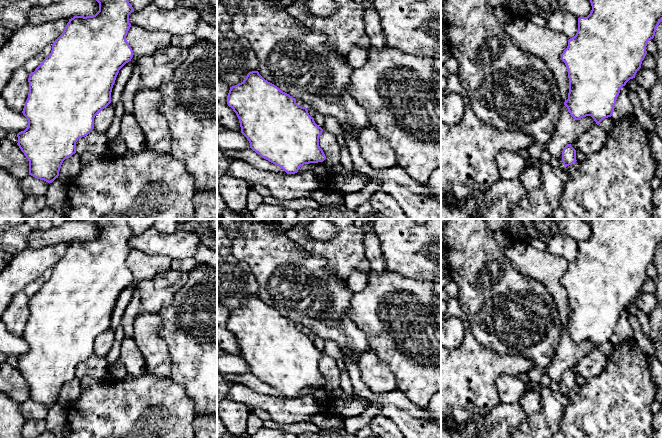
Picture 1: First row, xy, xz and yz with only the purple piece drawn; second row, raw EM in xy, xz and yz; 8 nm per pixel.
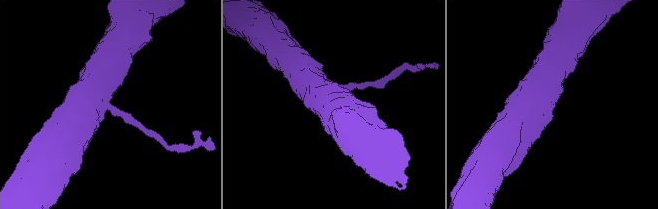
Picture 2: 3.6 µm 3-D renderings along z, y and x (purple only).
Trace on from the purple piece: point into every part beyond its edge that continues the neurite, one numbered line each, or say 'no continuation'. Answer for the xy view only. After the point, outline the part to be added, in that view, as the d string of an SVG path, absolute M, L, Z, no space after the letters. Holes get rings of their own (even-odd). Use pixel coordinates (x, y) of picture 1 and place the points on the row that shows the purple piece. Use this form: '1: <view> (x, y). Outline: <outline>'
no continuation

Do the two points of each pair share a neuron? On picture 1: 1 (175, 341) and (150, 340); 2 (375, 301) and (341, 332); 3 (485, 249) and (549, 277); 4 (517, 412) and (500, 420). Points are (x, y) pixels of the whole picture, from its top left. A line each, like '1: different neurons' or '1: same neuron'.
1: different neurons
2: different neurons
3: different neurons
4: same neuron

